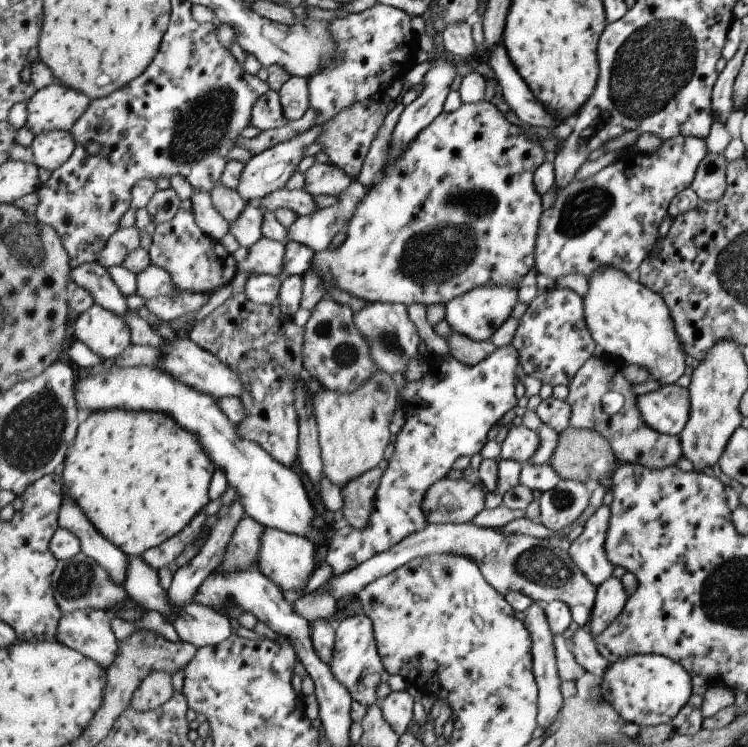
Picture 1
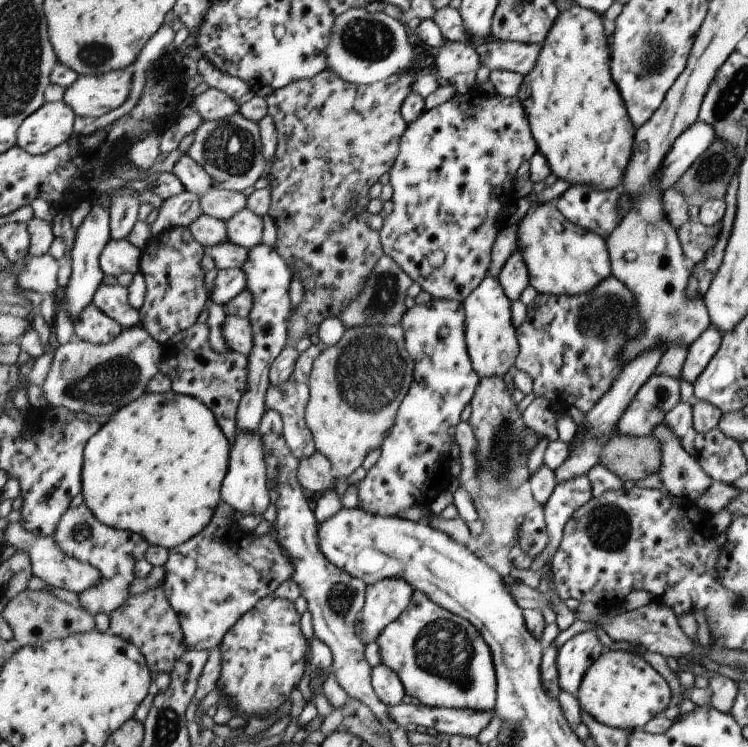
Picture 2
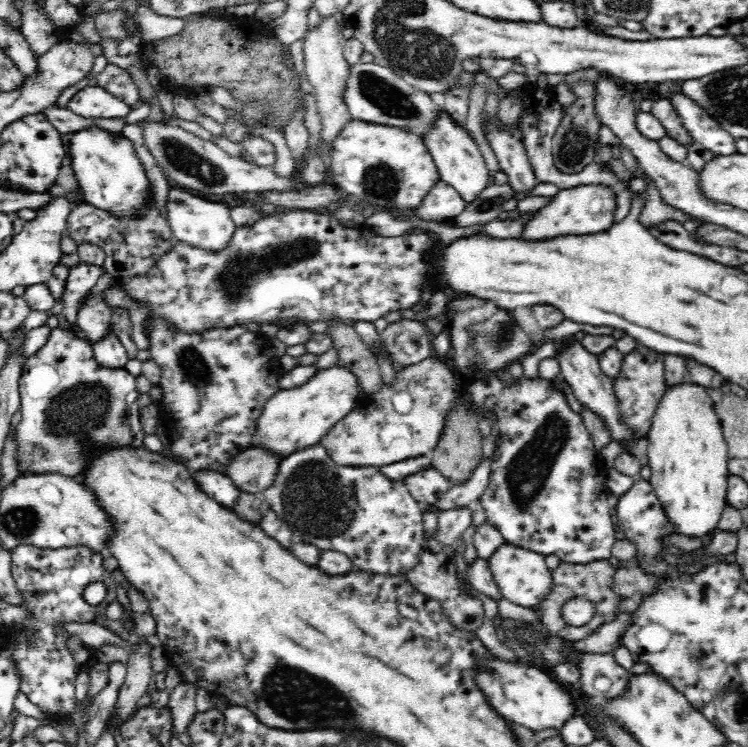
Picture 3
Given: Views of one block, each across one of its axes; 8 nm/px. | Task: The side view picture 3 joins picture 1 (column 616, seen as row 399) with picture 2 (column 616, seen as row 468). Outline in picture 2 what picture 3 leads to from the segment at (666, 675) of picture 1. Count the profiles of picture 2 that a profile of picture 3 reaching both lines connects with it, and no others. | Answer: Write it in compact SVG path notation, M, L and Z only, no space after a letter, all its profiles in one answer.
M606 649L604 654L588 670L577 699L581 710L587 711L595 720L604 725L626 731L635 731L647 727L650 720L671 706L671 693L667 683L647 660L629 652L610 649Z

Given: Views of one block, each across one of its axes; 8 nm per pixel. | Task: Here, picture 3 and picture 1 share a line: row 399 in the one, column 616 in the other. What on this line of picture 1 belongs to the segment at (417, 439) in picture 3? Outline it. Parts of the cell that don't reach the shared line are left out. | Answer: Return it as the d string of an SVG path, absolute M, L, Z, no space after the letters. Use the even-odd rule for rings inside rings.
M598 351L598 355L594 355L581 367L576 374L575 382L569 386L571 395L567 402L572 406L569 426L579 430L600 432L612 444L622 464L645 465L645 468L651 470L672 467L683 455L678 435L660 434L645 422L640 405L637 404L638 396L633 392L633 382L625 376L627 367L627 361L602 351ZM609 392L618 392L624 397L624 405L619 414L607 415L603 412L603 396Z

